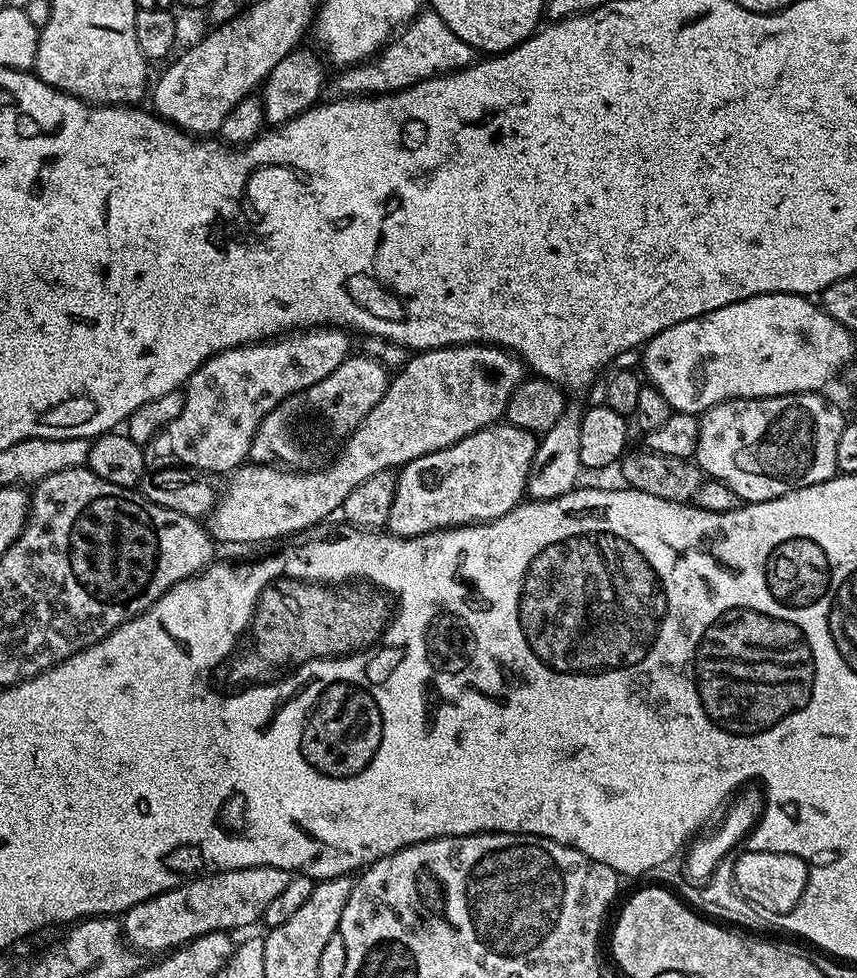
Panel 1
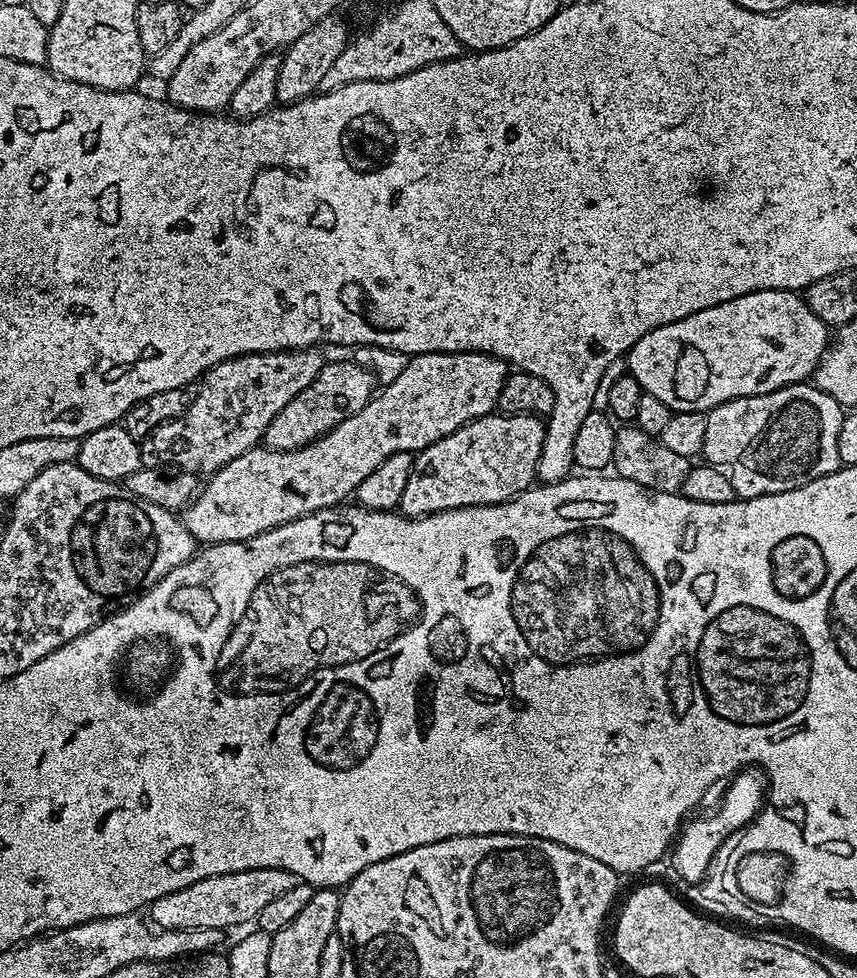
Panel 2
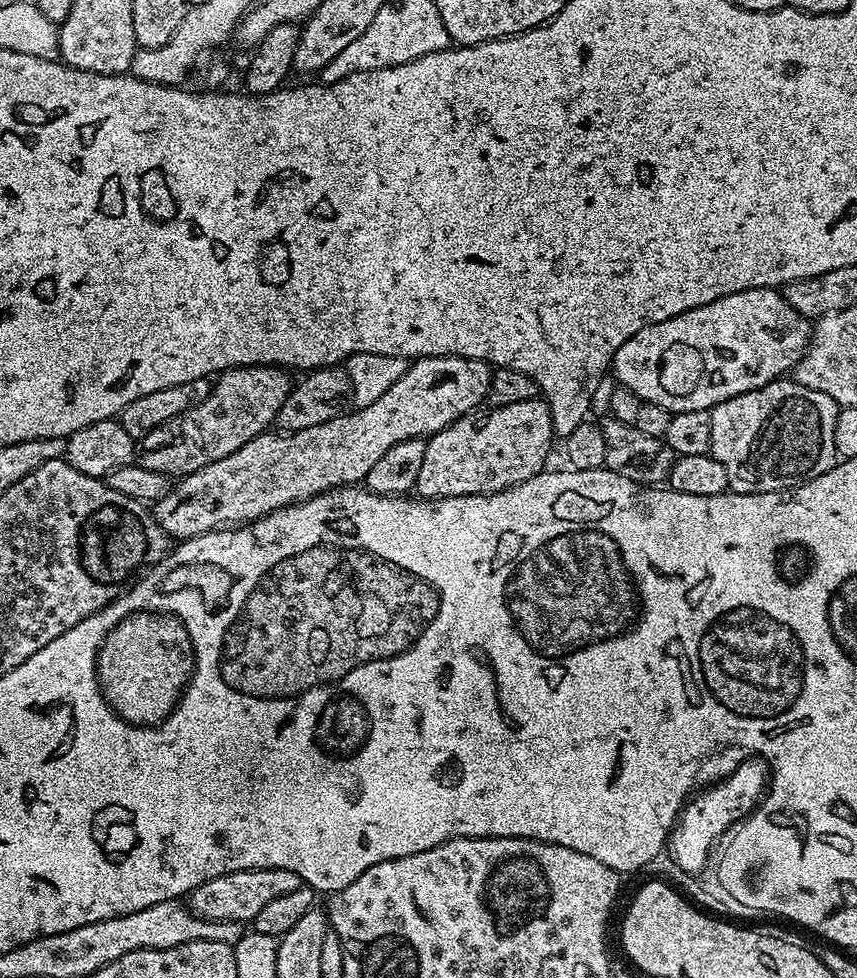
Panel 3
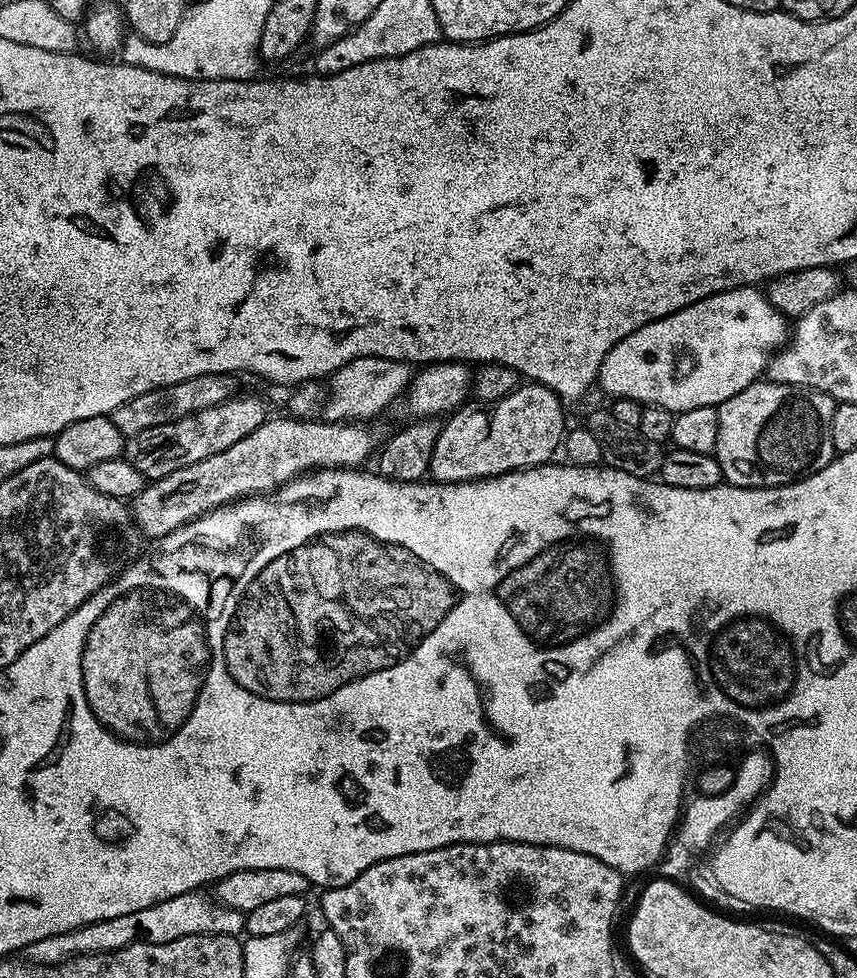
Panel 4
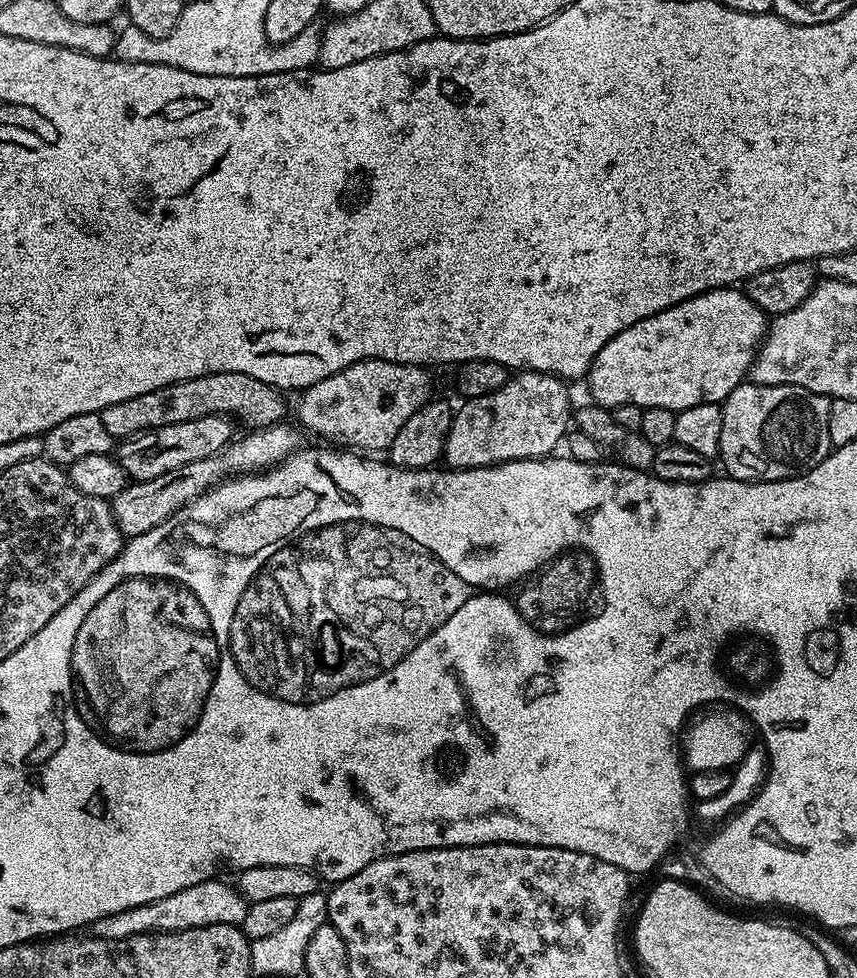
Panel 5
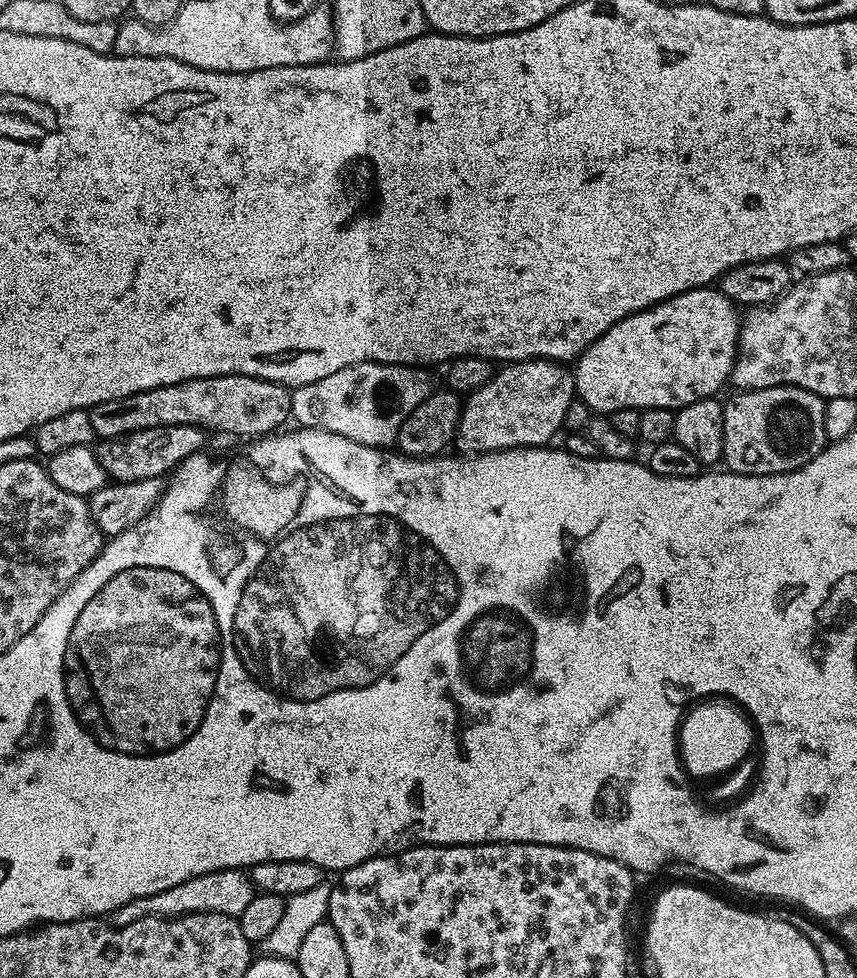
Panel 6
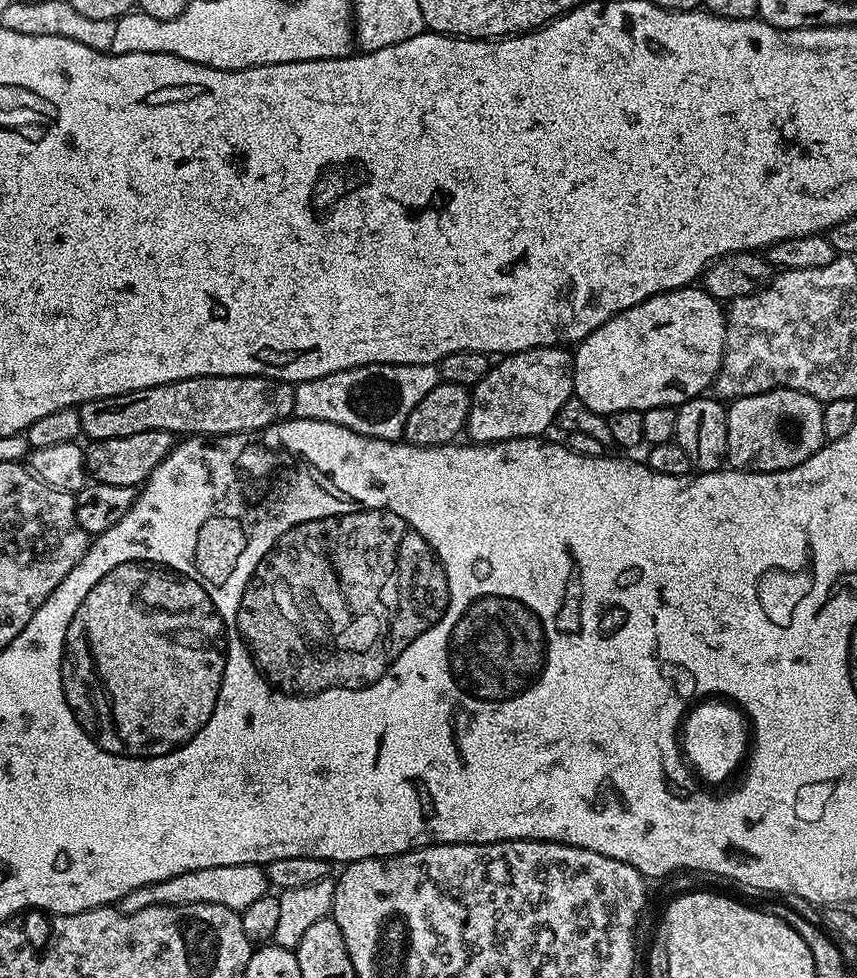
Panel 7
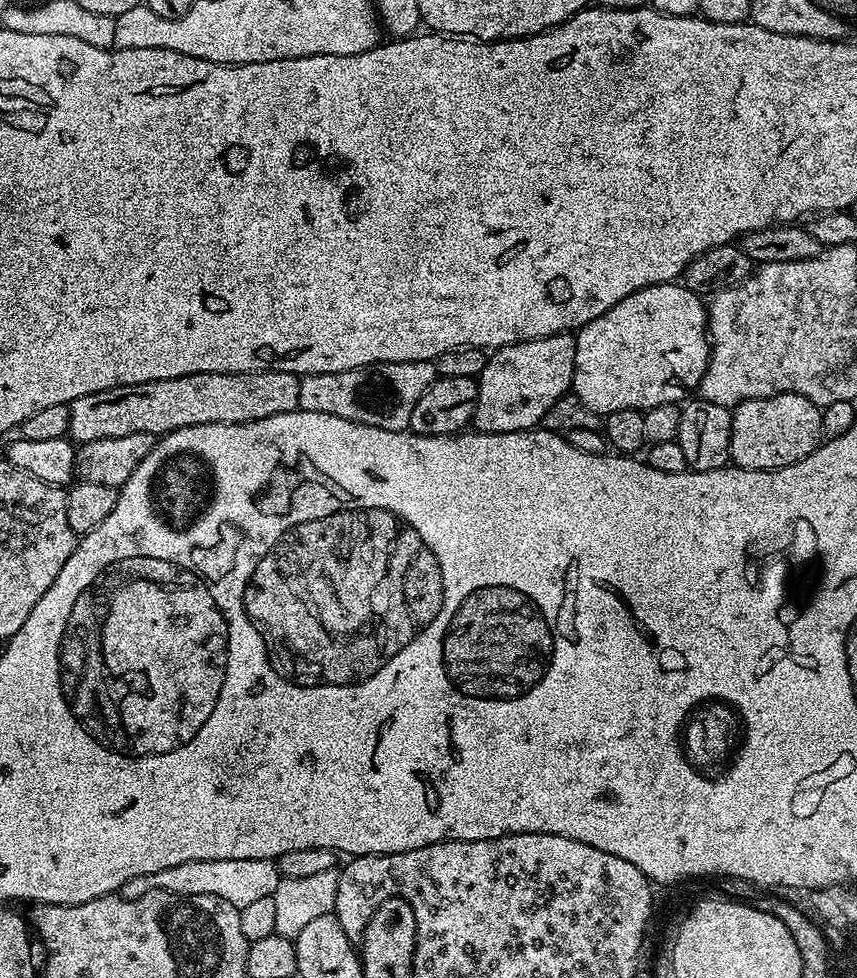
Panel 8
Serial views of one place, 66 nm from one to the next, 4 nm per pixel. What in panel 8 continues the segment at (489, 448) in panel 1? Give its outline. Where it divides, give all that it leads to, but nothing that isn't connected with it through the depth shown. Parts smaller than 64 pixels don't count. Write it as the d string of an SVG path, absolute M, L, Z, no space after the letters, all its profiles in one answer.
M572 332L544 336L540 340L527 340L517 344L507 344L495 349L489 355L482 374L476 380L478 398L472 415L472 424L482 432L524 432L537 427L543 421L546 410L558 402L558 398L569 395L574 374L574 354L576 338Z

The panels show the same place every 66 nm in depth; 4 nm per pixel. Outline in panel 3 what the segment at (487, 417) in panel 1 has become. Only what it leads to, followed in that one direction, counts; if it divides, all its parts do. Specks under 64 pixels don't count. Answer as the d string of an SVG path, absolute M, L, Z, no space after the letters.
M421 356L419 360L411 361L404 376L372 405L357 407L354 412L341 411L340 415L318 426L306 426L306 430L287 434L276 430L263 432L258 438L246 442L246 446L234 450L234 454L226 454L226 458L218 458L218 462L210 462L189 476L180 476L166 495L151 505L151 515L155 516L160 529L168 537L179 542L189 540L191 536L215 532L217 528L251 524L274 510L298 504L332 488L359 485L366 474L370 474L374 462L378 462L390 446L433 436L468 412L477 411L481 407L479 404L487 401L492 373L493 369L485 360L461 356Z

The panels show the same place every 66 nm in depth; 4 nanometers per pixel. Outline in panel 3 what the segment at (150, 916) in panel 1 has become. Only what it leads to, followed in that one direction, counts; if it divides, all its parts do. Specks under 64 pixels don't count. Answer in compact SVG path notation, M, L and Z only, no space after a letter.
M251 868L245 872L231 872L218 878L210 878L210 882L202 882L187 897L186 903L195 916L204 920L238 920L251 922L266 906L266 902L274 898L282 898L282 894L290 894L302 887L298 874L281 868Z

